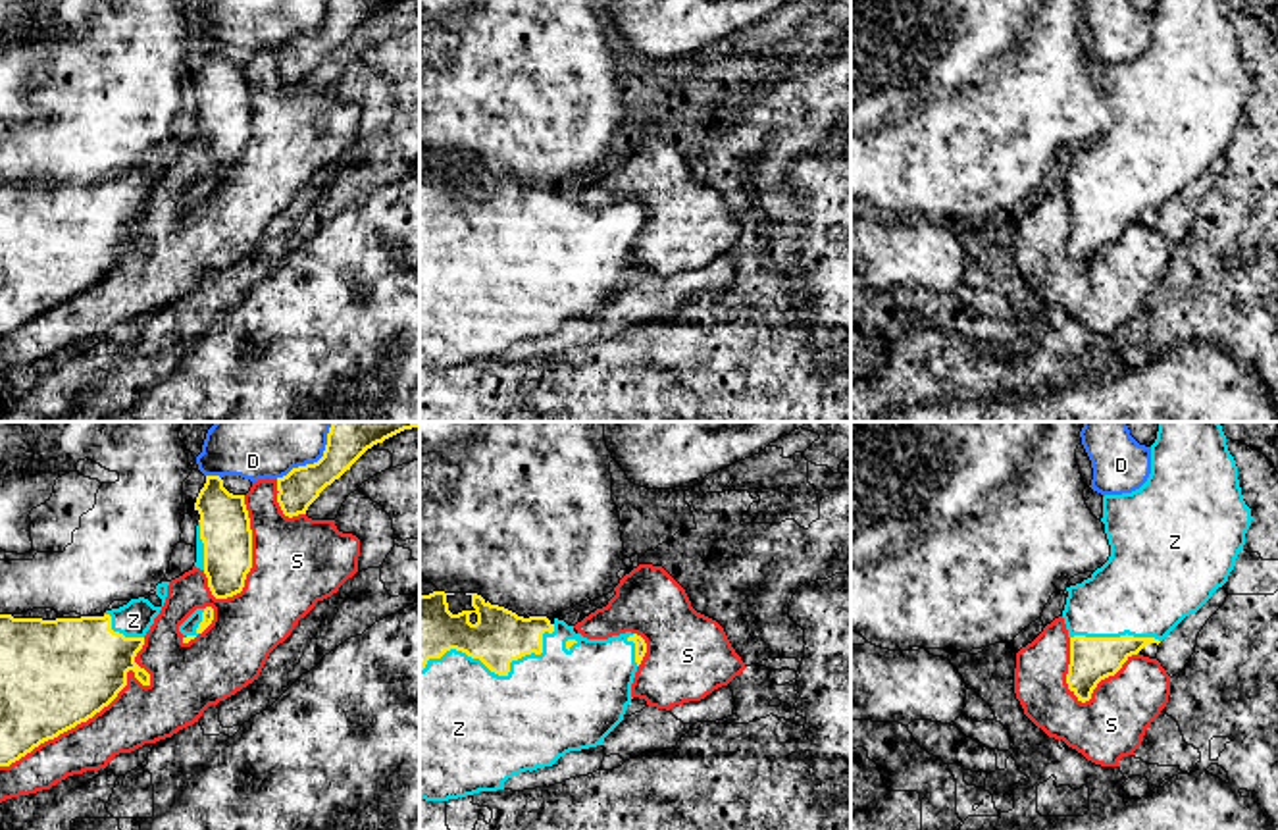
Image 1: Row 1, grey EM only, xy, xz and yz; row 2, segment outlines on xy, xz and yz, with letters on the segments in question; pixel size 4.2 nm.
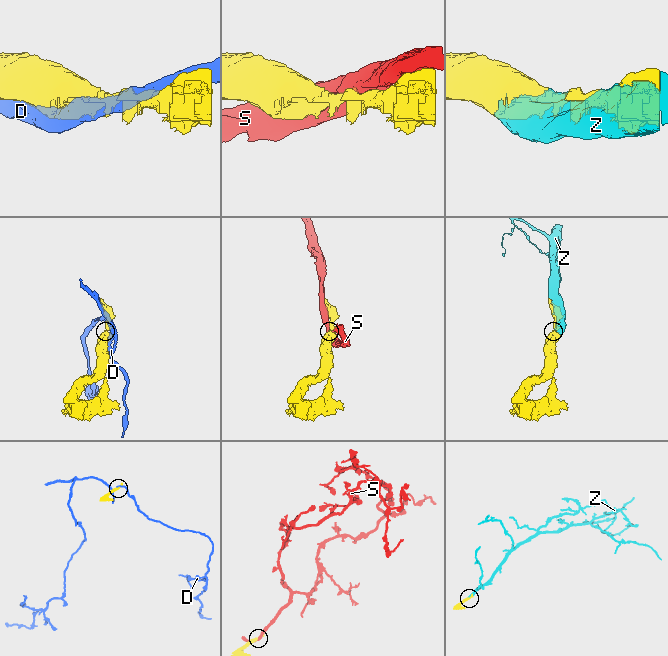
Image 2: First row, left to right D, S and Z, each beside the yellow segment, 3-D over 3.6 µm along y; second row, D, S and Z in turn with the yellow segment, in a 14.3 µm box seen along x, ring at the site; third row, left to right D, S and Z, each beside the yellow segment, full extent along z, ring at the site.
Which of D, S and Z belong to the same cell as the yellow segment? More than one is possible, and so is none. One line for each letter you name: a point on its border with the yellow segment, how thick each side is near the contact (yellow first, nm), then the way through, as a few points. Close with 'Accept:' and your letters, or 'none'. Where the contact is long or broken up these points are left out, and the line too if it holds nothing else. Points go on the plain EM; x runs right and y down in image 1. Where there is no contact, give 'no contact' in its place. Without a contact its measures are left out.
Z: xz (499, 243) | 240/500 nm
Accept: Z

